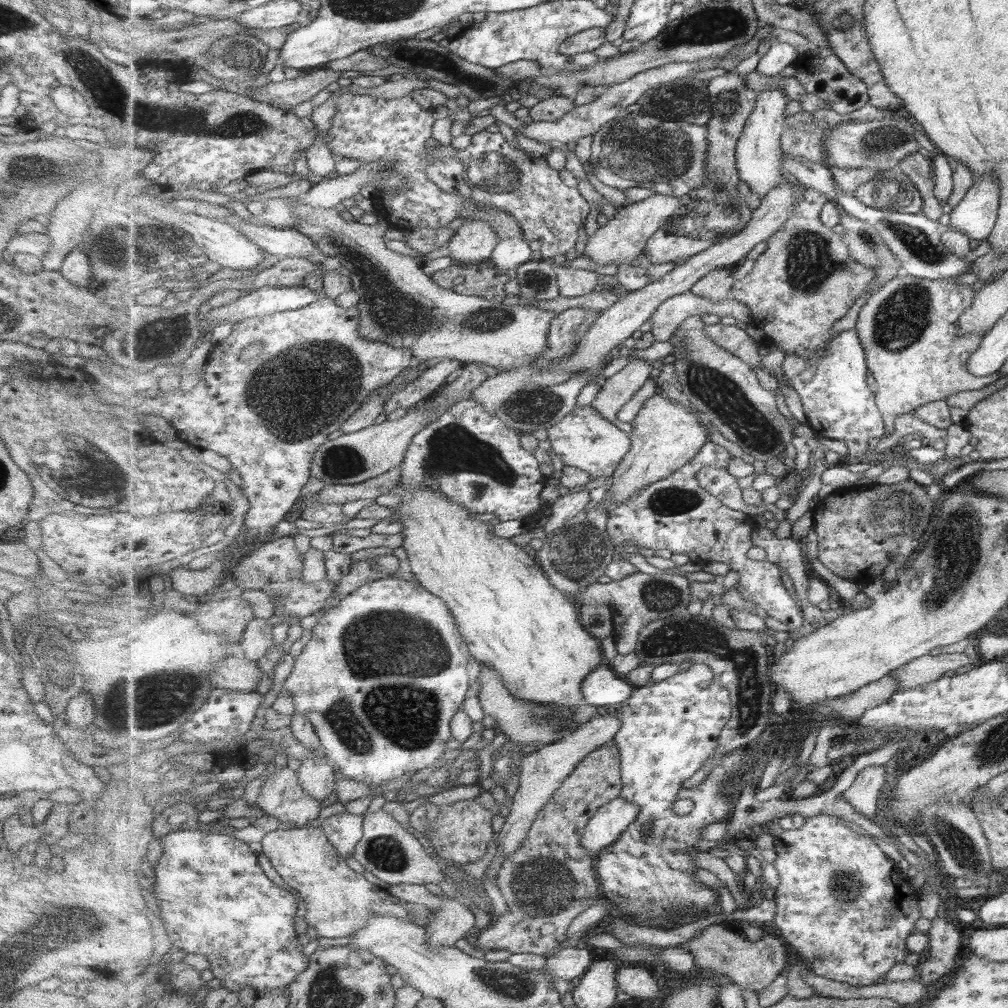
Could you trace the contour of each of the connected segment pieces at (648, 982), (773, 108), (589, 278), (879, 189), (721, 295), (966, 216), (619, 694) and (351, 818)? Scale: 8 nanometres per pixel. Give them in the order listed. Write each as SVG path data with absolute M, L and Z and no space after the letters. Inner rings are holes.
M637 964L622 965L618 973L619 989L627 992L636 999L663 1000L667 993L663 993L653 978L653 971Z
M781 86L760 93L755 109L748 118L736 146L737 167L741 180L749 184L751 192L756 193L759 200L763 200L769 191L785 181L782 168L784 158L782 136L789 130L789 123L785 120L787 117L785 110L789 102L790 98Z
M553 264L555 272L557 272L557 280L560 296L567 298L577 298L589 294L597 288L597 284L601 284L601 274L591 270L581 268L565 267L559 264Z
M899 168L887 170L881 176L856 190L859 200L867 206L890 208L904 213L921 213L923 200L917 185Z
M735 268L717 269L703 277L691 292L701 298L709 298L714 302L733 299L733 287L738 277Z
M985 174L975 178L975 183L965 198L950 212L950 226L969 234L971 239L980 241L988 238L998 220L999 206L1001 206L1001 193L999 192L1001 192L1001 185L995 175Z
M606 661L591 671L583 681L586 704L605 706L610 710L629 700L635 688L635 685L619 678L618 673Z
M335 815L323 821L321 827L335 848L339 848L339 854L343 858L353 857L357 844L364 835L364 815Z

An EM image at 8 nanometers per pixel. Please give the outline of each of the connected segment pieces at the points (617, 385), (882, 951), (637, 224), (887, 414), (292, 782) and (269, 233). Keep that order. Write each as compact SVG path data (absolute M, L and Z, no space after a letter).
M635 359L627 363L619 372L605 380L603 388L597 393L593 401L593 407L603 413L611 423L618 424L617 414L619 410L633 400L633 394L637 394L643 384L651 378L653 364L647 359Z
M819 814L806 818L798 829L780 831L775 837L774 850L777 858L773 864L780 879L775 889L774 924L792 949L794 959L802 960L818 976L853 987L875 985L897 962L905 962L911 954L905 940L917 930L917 920L921 918L917 903L921 895L871 835L849 827L838 816Z
M655 194L641 202L625 205L613 218L588 237L583 256L599 266L611 263L628 264L643 253L648 240L665 226L670 217L672 218L679 212L679 208L681 208L680 197L662 194Z
M902 273L874 292L859 312L856 327L867 351L868 370L876 379L876 402L884 416L888 434L893 433L894 422L901 414L913 413L929 402L945 399L961 390L987 388L1001 378L998 373L978 377L969 370L969 360L979 350L986 334L959 335L959 318L974 306L977 294L972 285L963 285L955 279L931 280Z
M288 767L274 768L267 774L256 804L266 814L295 828L307 827L323 810L321 802L303 789L298 771Z
M253 223L233 224L237 230L241 230L251 242L261 246L265 252L276 257L293 257L305 258L313 252L319 252L315 242L305 236L299 230L293 229L276 229L275 227L257 226Z

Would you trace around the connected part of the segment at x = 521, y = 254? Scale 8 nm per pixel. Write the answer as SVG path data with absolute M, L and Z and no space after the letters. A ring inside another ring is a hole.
M515 237L500 239L490 262L495 263L499 271L519 268L522 264L531 261L530 241L525 238Z

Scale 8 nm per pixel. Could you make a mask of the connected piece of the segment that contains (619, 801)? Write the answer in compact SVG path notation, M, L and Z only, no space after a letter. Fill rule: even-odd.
M622 796L604 804L587 824L583 836L583 847L591 855L599 855L605 847L617 842L632 822L639 816L639 805Z

